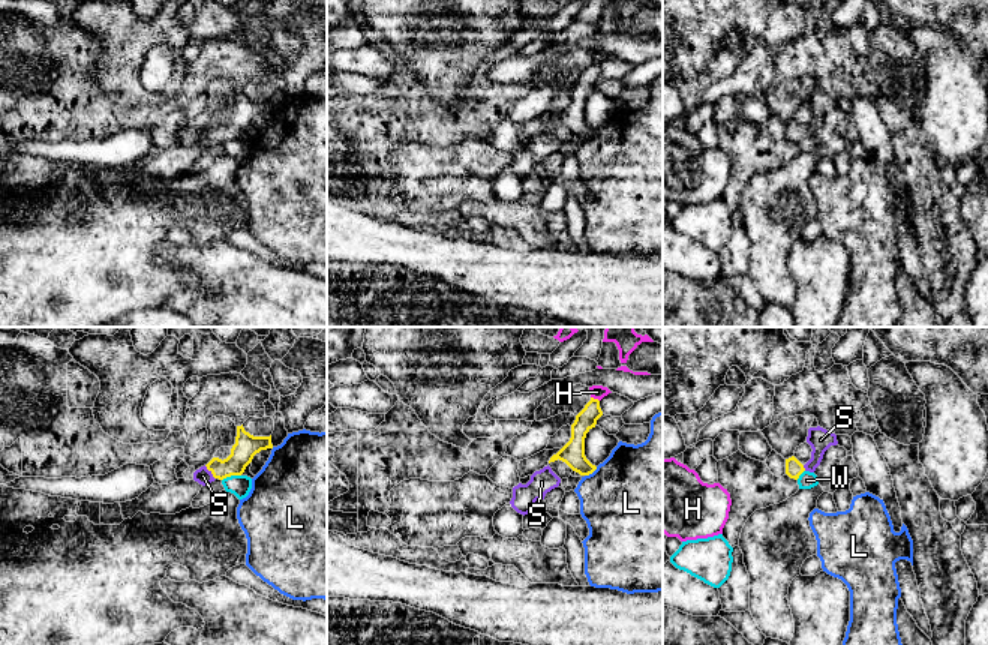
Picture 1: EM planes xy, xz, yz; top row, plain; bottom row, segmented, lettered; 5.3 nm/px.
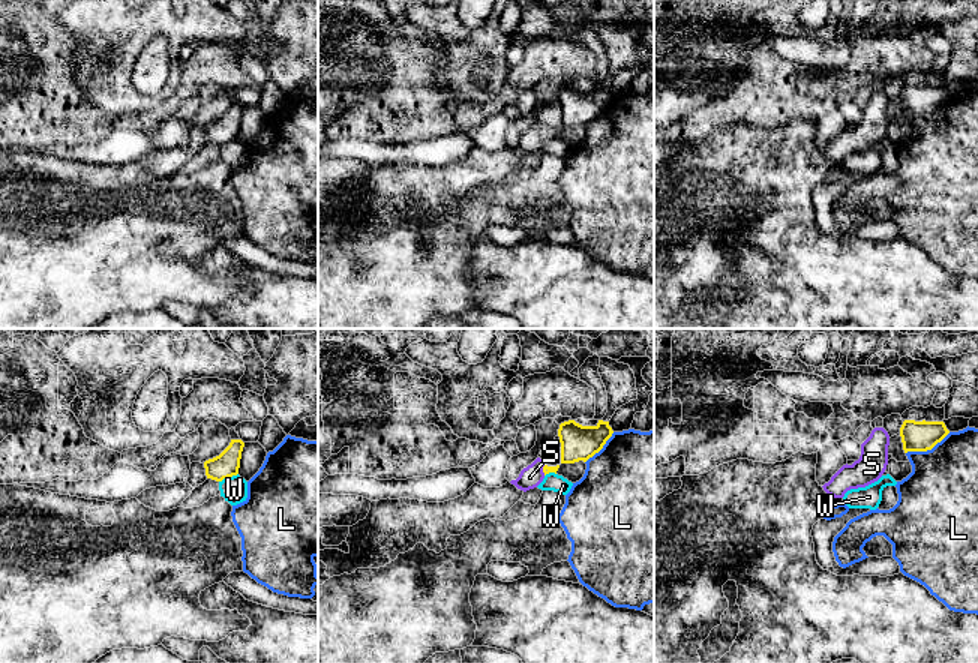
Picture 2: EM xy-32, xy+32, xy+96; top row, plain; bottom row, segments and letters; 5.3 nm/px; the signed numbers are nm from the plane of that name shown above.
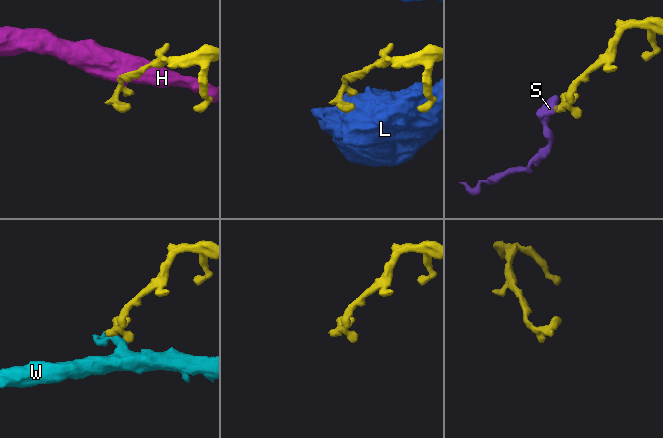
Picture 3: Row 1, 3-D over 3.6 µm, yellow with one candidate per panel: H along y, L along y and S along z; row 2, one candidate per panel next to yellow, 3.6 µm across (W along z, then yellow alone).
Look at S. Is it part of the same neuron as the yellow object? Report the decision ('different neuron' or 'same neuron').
same neuron

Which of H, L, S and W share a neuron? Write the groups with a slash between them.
H / L / S / W

